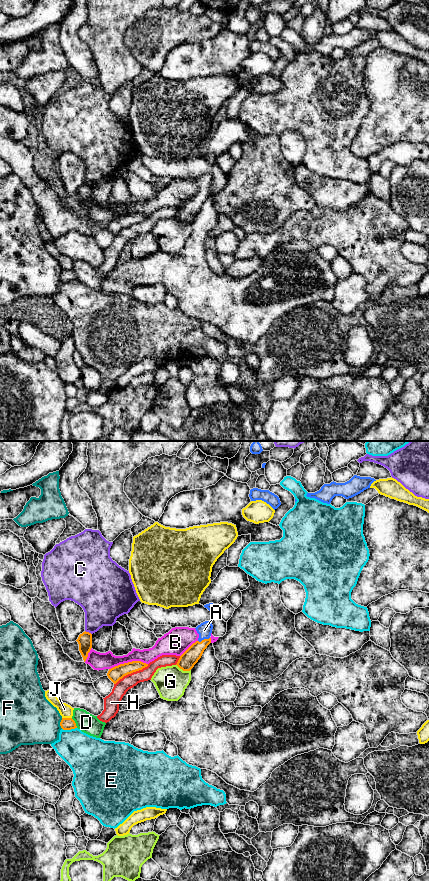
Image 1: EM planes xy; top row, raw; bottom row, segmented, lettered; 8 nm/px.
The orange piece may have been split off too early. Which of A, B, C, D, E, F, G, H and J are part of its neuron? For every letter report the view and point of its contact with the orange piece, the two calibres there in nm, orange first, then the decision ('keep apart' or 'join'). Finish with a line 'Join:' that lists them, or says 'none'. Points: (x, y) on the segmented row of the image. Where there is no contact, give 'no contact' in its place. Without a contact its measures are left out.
A: meets orange in xy at (203, 640); 140 nm thick on the orange side, 120 nm on the other; join
B: meets orange in xy at (128, 662); 120 nm thick on the orange side, 140 nm on the other; keep apart
C: meets orange in xy at (88, 632); 120 nm thick on the orange side, 300 nm on the other; keep apart
D: meets orange in xy at (75, 723); 100 nm thick on the orange side, 160 nm on the other; keep apart
E: meets orange in xy at (69, 729); 100 nm thick on the orange side, 320 nm on the other; keep apart
F: meets orange in xy at (60, 723); 100 nm thick on the orange side, 400 nm on the other; keep apart
G: meets orange in xy at (183, 670); 140 nm thick on the orange side, 260 nm on the other; keep apart
H: meets orange in xy at (131, 672); 120 nm thick on the orange side, 110 nm on the other; keep apart
J: meets orange in xy at (67, 718); 100 nm thick on the orange side, 110 nm on the other; keep apart
Join: A

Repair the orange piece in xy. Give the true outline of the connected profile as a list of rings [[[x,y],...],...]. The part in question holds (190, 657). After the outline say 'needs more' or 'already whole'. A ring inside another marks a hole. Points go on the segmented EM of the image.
[[[210,621],[201,623],[195,629],[199,634],[198,640],[180,656],[176,664],[183,671],[190,671],[201,658],[207,646],[211,643],[210,636],[213,625]]]; needs more

